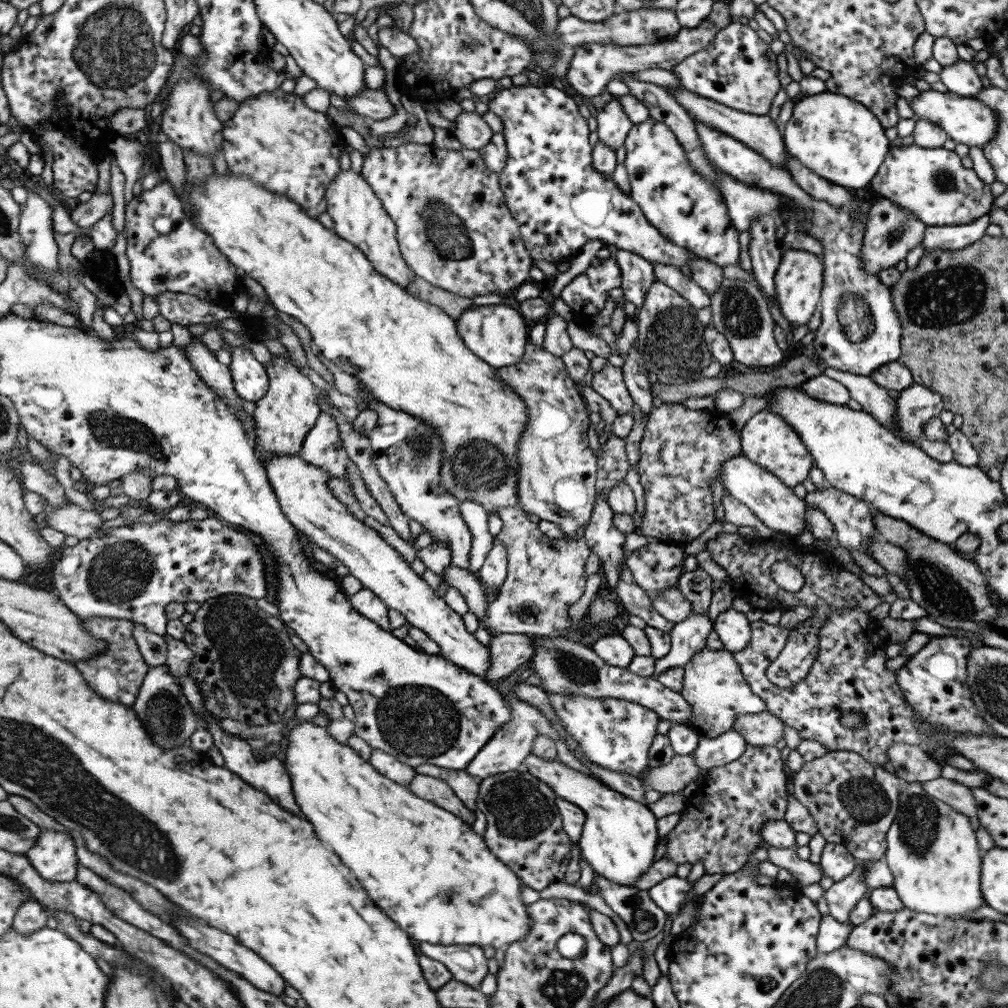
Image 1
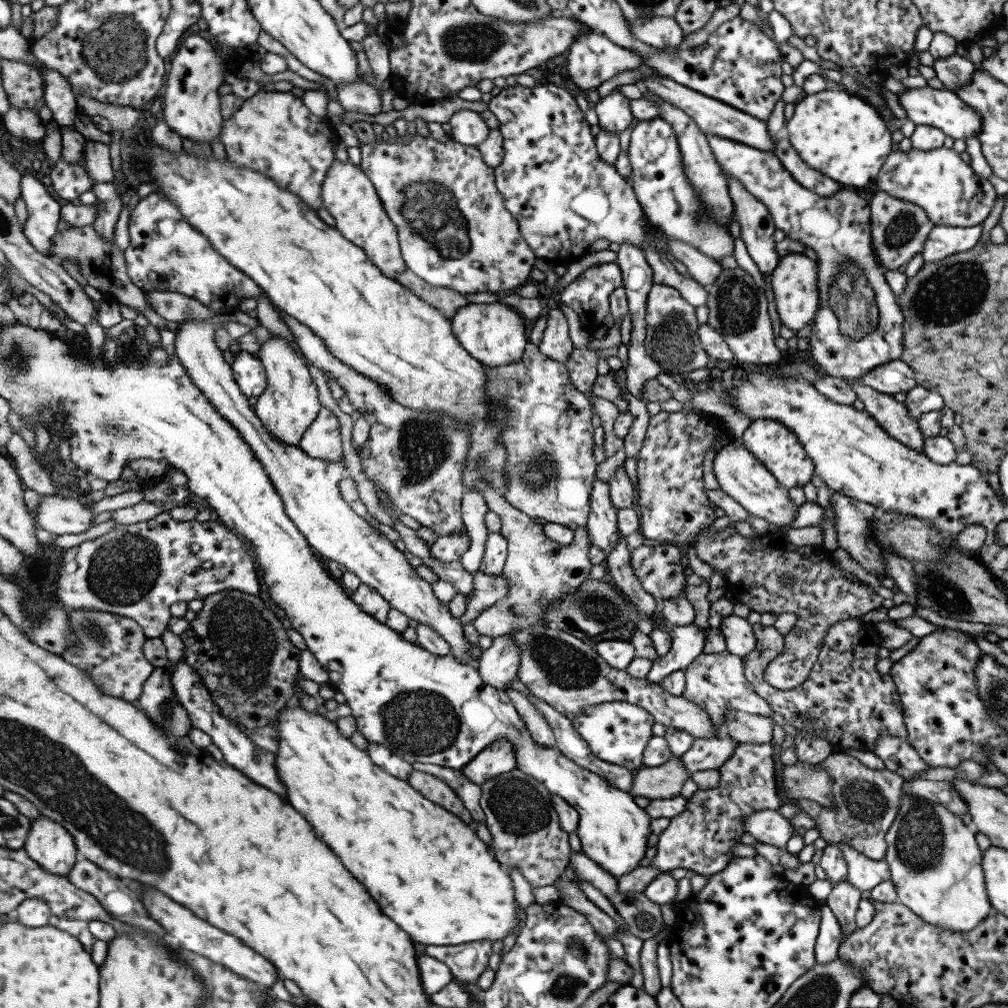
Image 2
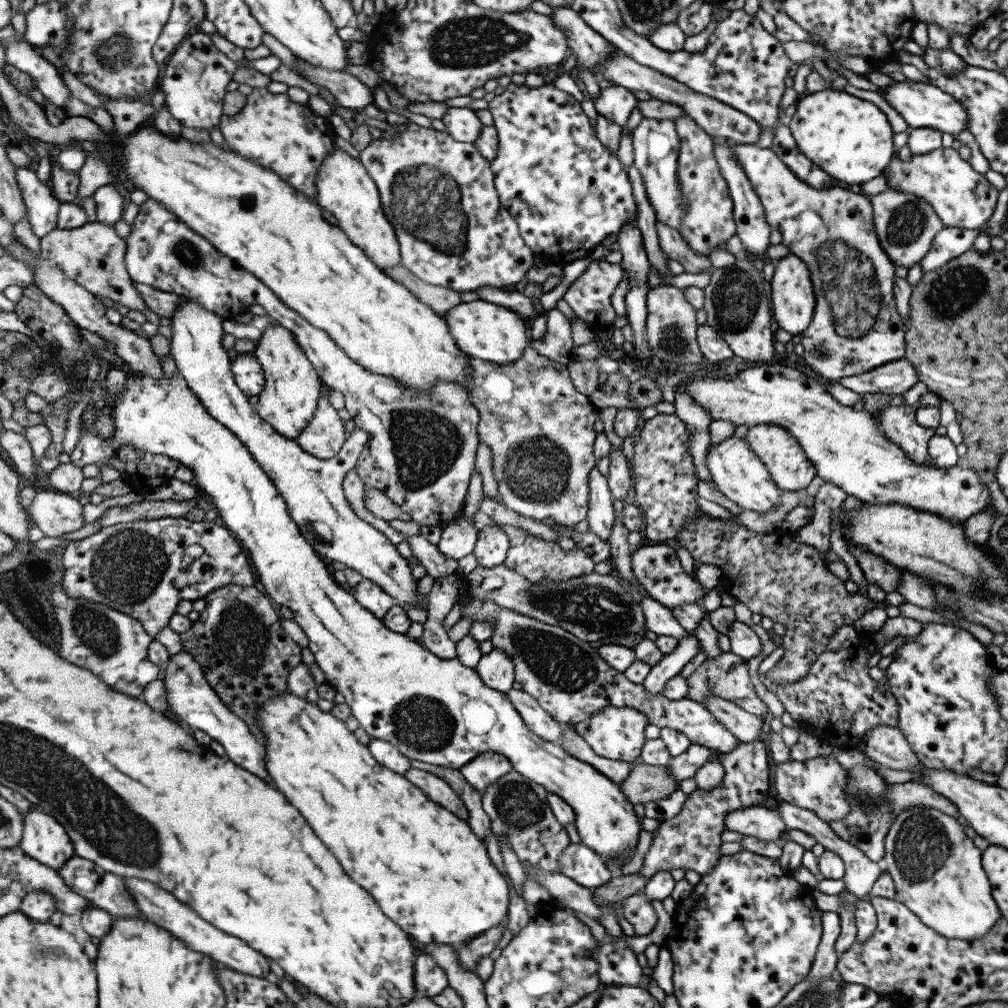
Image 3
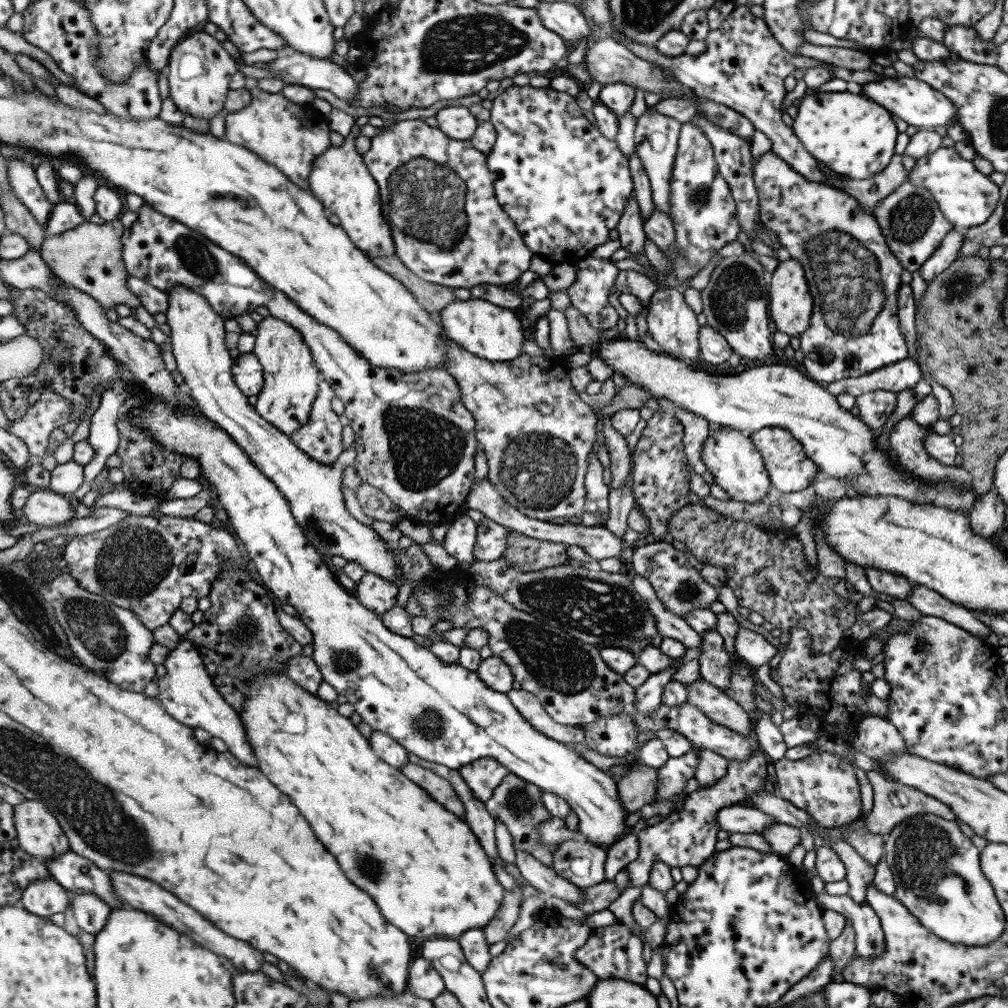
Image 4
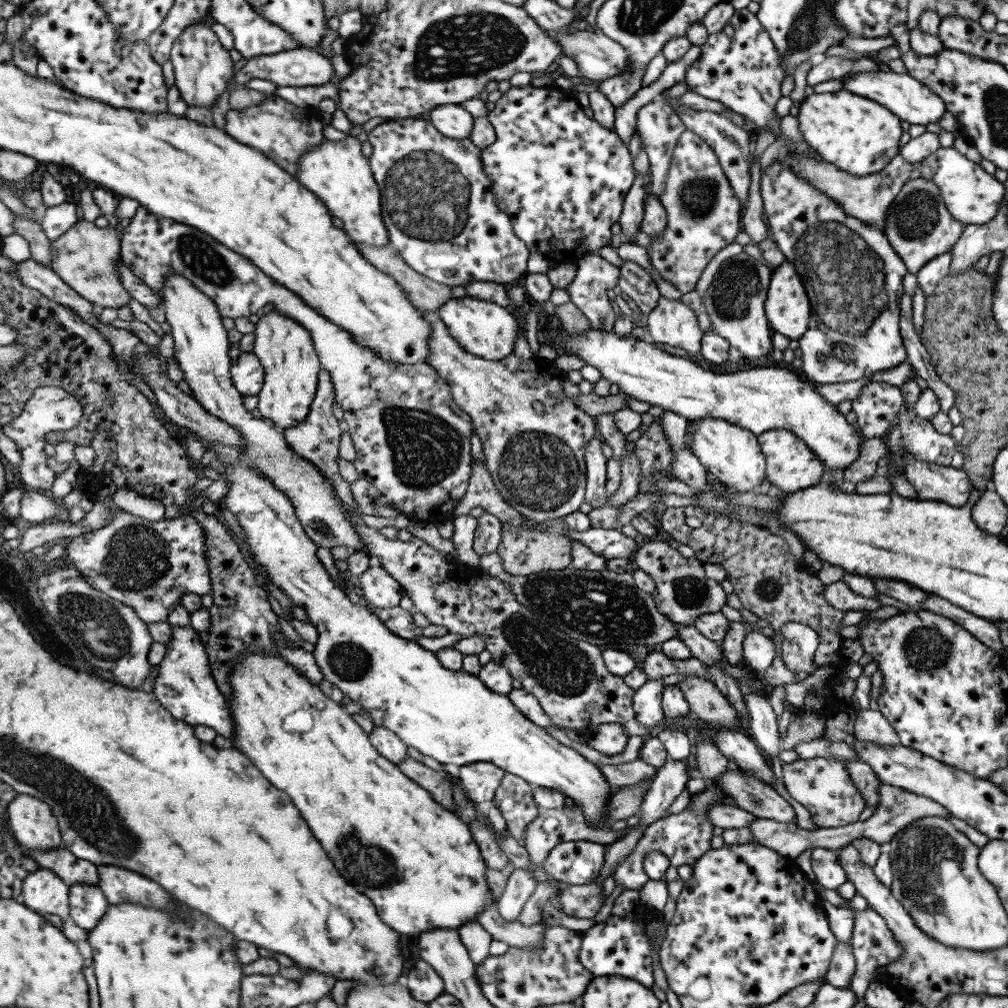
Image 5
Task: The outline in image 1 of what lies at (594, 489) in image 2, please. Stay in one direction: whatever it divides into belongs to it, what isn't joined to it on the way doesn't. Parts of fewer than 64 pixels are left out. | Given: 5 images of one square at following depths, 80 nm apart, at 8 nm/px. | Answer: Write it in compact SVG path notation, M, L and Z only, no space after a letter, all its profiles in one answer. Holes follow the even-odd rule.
M596 492L595 504L582 536L585 548L600 560L604 580L611 588L615 588L622 571L620 560L624 557L625 535L613 528L611 517L614 512L600 494Z

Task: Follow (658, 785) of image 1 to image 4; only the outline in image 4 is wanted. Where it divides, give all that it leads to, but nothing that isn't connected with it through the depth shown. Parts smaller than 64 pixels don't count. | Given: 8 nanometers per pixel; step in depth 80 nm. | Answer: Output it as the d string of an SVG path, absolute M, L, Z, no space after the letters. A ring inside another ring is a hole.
M635 763L633 769L617 780L616 789L627 815L637 811L643 804L654 800L656 776L655 769Z

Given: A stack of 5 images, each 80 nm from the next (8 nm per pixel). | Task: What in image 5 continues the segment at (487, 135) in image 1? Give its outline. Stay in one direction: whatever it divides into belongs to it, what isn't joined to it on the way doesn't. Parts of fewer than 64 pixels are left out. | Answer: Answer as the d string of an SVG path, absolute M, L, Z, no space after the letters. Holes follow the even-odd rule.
M442 104L430 113L431 122L447 138L468 138L472 129L474 115L461 106L461 104Z

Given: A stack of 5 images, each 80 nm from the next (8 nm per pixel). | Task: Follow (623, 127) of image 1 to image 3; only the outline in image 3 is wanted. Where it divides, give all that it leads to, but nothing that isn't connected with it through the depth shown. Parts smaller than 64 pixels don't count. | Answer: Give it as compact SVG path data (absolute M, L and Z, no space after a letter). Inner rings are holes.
M615 84L599 92L599 96L592 99L596 114L604 116L617 126L624 126L631 110L636 107L637 99L633 93L625 87Z

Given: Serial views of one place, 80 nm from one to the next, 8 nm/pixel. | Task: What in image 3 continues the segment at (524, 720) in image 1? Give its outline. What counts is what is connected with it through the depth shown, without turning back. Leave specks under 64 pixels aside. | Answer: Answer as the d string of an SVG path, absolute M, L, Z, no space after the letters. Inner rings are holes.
M487 752L487 754L479 754L478 757L474 758L474 761L464 765L458 771L482 796L485 787L511 771L511 766L505 756L501 756L497 752Z

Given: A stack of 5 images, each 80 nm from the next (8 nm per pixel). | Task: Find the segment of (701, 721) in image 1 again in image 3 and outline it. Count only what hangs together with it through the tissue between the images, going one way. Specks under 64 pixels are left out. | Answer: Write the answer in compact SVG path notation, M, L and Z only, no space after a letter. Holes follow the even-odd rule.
M730 651L719 653L719 656L704 659L697 668L686 678L687 696L686 699L693 700L699 704L705 701L707 695L715 695L723 700L727 700L744 712L753 714L755 717L761 717L767 720L766 726L775 734L781 733L783 725L780 718L768 718L767 706L757 698L753 684L747 673L746 660L731 653Z

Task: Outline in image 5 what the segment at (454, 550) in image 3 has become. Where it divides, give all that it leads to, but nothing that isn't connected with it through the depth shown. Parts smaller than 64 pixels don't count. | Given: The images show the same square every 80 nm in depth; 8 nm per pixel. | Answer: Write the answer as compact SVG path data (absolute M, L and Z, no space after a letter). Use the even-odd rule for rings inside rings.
M461 515L453 518L453 532L450 536L455 549L455 558L467 567L476 569L480 557L472 549L472 540L474 537L474 528L476 519L471 515Z

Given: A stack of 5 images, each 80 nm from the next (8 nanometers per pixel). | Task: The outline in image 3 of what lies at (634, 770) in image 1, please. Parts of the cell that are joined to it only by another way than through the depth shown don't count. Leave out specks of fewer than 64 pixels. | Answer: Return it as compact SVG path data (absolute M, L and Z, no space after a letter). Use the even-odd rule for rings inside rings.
M605 706L603 710L597 710L583 722L575 724L574 731L589 746L595 755L611 760L635 764L646 740L643 736L644 728L647 726L647 718L633 710L633 708L617 708L617 706Z

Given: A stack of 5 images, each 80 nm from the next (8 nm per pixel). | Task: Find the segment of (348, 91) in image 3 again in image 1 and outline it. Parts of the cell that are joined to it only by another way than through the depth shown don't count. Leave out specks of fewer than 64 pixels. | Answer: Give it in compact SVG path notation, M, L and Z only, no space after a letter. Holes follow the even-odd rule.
M366 87L360 94L348 98L345 102L367 121L385 120L385 118L391 118L397 114L397 108L381 89L375 90Z

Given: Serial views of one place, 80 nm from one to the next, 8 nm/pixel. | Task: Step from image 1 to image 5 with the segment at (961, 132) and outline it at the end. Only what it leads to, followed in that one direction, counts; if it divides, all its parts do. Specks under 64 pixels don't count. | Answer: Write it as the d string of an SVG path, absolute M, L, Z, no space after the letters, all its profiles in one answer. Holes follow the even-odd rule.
M871 71L859 72L857 75L841 80L843 83L843 90L851 91L851 94L859 94L859 96L867 96L873 102L879 102L894 114L899 120L905 120L909 124L935 124L941 120L943 113L946 111L946 106L943 101L931 92L923 83L911 78L907 73L893 73L892 71Z

